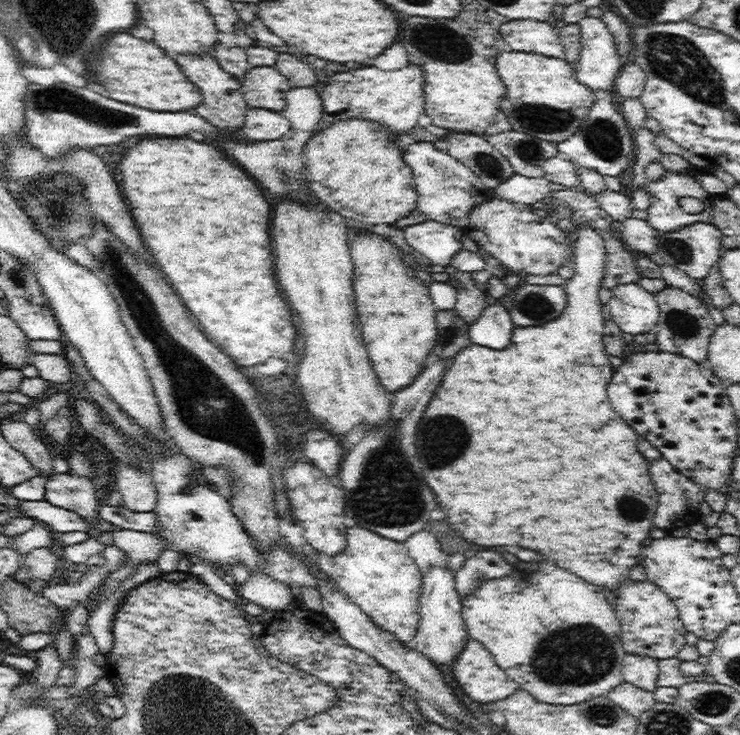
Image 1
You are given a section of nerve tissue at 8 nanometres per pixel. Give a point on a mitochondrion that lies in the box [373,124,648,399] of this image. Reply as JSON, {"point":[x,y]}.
{"point":[537,307]}

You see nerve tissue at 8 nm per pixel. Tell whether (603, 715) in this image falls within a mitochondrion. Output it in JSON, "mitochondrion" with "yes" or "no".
{"mitochondrion":"yes"}

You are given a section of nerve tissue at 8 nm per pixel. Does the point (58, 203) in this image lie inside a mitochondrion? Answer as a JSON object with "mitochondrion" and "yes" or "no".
{"mitochondrion":"yes"}

